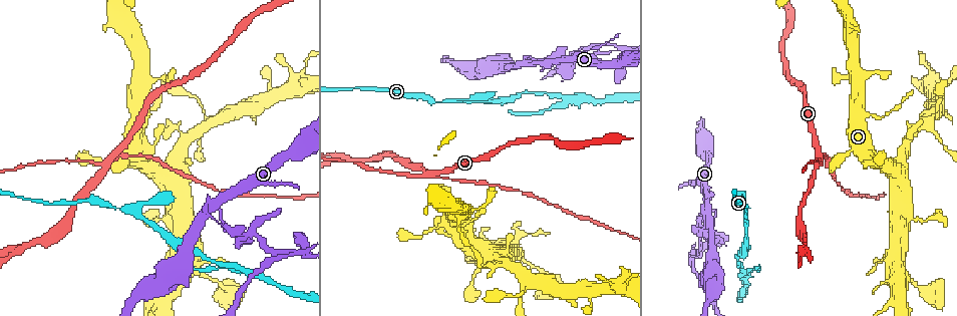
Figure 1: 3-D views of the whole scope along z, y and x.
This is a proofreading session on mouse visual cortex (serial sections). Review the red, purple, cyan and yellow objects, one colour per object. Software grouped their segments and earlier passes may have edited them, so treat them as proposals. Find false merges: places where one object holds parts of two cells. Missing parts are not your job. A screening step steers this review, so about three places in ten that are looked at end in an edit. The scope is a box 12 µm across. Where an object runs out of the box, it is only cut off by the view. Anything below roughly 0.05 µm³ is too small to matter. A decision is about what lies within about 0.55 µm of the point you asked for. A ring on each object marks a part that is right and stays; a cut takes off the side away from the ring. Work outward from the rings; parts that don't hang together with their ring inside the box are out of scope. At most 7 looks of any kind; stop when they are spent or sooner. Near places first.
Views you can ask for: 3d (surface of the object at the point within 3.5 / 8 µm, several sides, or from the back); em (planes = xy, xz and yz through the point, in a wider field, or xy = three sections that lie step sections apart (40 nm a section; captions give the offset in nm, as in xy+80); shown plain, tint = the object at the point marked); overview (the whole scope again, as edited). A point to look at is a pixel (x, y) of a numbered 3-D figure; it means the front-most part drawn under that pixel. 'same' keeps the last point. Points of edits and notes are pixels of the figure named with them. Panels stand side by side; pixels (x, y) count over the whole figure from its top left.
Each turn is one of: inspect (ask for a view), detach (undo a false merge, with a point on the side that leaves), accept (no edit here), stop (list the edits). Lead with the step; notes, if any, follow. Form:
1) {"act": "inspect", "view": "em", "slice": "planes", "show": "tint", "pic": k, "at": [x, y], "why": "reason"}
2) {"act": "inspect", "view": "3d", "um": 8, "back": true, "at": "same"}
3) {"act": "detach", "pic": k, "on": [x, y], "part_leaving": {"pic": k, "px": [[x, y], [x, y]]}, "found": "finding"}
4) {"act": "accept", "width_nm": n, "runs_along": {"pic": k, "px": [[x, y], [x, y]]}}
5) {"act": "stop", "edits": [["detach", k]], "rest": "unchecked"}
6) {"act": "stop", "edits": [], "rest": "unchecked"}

{"act": "inspect", "view": "3d", "um": 3.5, "pic": 1, "at": [747, 213], "why": "a fork"}

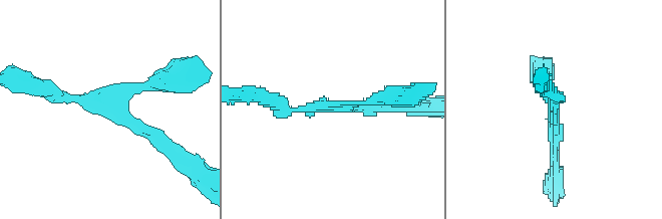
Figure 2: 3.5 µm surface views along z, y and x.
{"act": "inspect", "view": "em", "slice": "xy", "step": 3, "show": "plain", "pic": 2, "at": [116, 106], "why": "shape alone is not enough"}

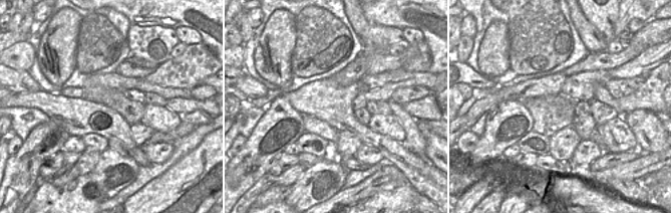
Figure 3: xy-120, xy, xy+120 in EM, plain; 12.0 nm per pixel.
{"act": "inspect", "view": "em", "slice": "xy", "step": 3, "show": "tint", "at": "same"}

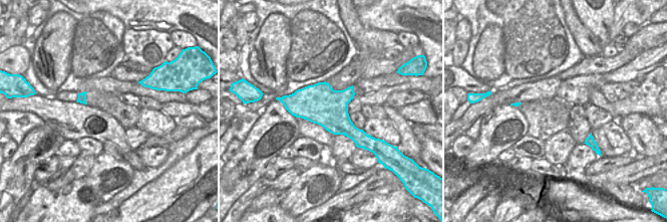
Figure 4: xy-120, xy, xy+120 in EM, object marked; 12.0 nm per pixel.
{"act": "accept", "found": "continuous, no second cell"}

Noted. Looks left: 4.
{"act": "inspect", "view": "3d", "um": 3.5, "back": true, "pic": 1, "at": [567, 100], "why": "abrupt turn"}

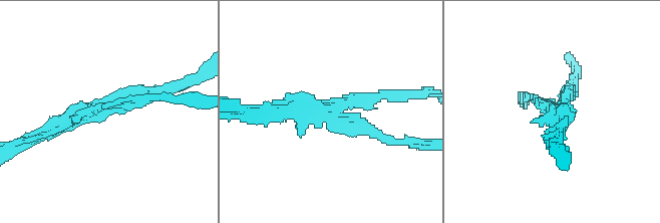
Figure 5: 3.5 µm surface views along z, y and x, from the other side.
{"act": "inspect", "view": "em", "slice": "planes", "show": "tint", "pic": 5, "at": [557, 109], "why": "need the tissue"}

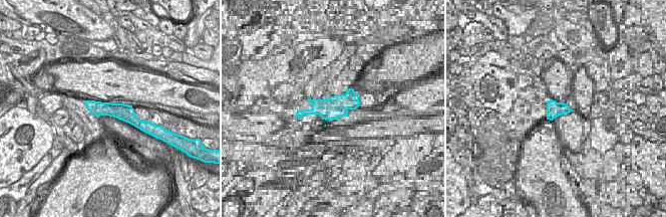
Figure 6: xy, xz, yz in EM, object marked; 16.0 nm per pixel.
{"act": "detach", "pic": 5, "on": [372, 132], "part_leaving": {"pic": 5, "px": [[337, 114], [389, 142], [426, 147]]}, "found": "a second cell is stuck on"}

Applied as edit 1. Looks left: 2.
{"act": "stop", "edits": [["detach", 5]], "rest": "unchecked"}

